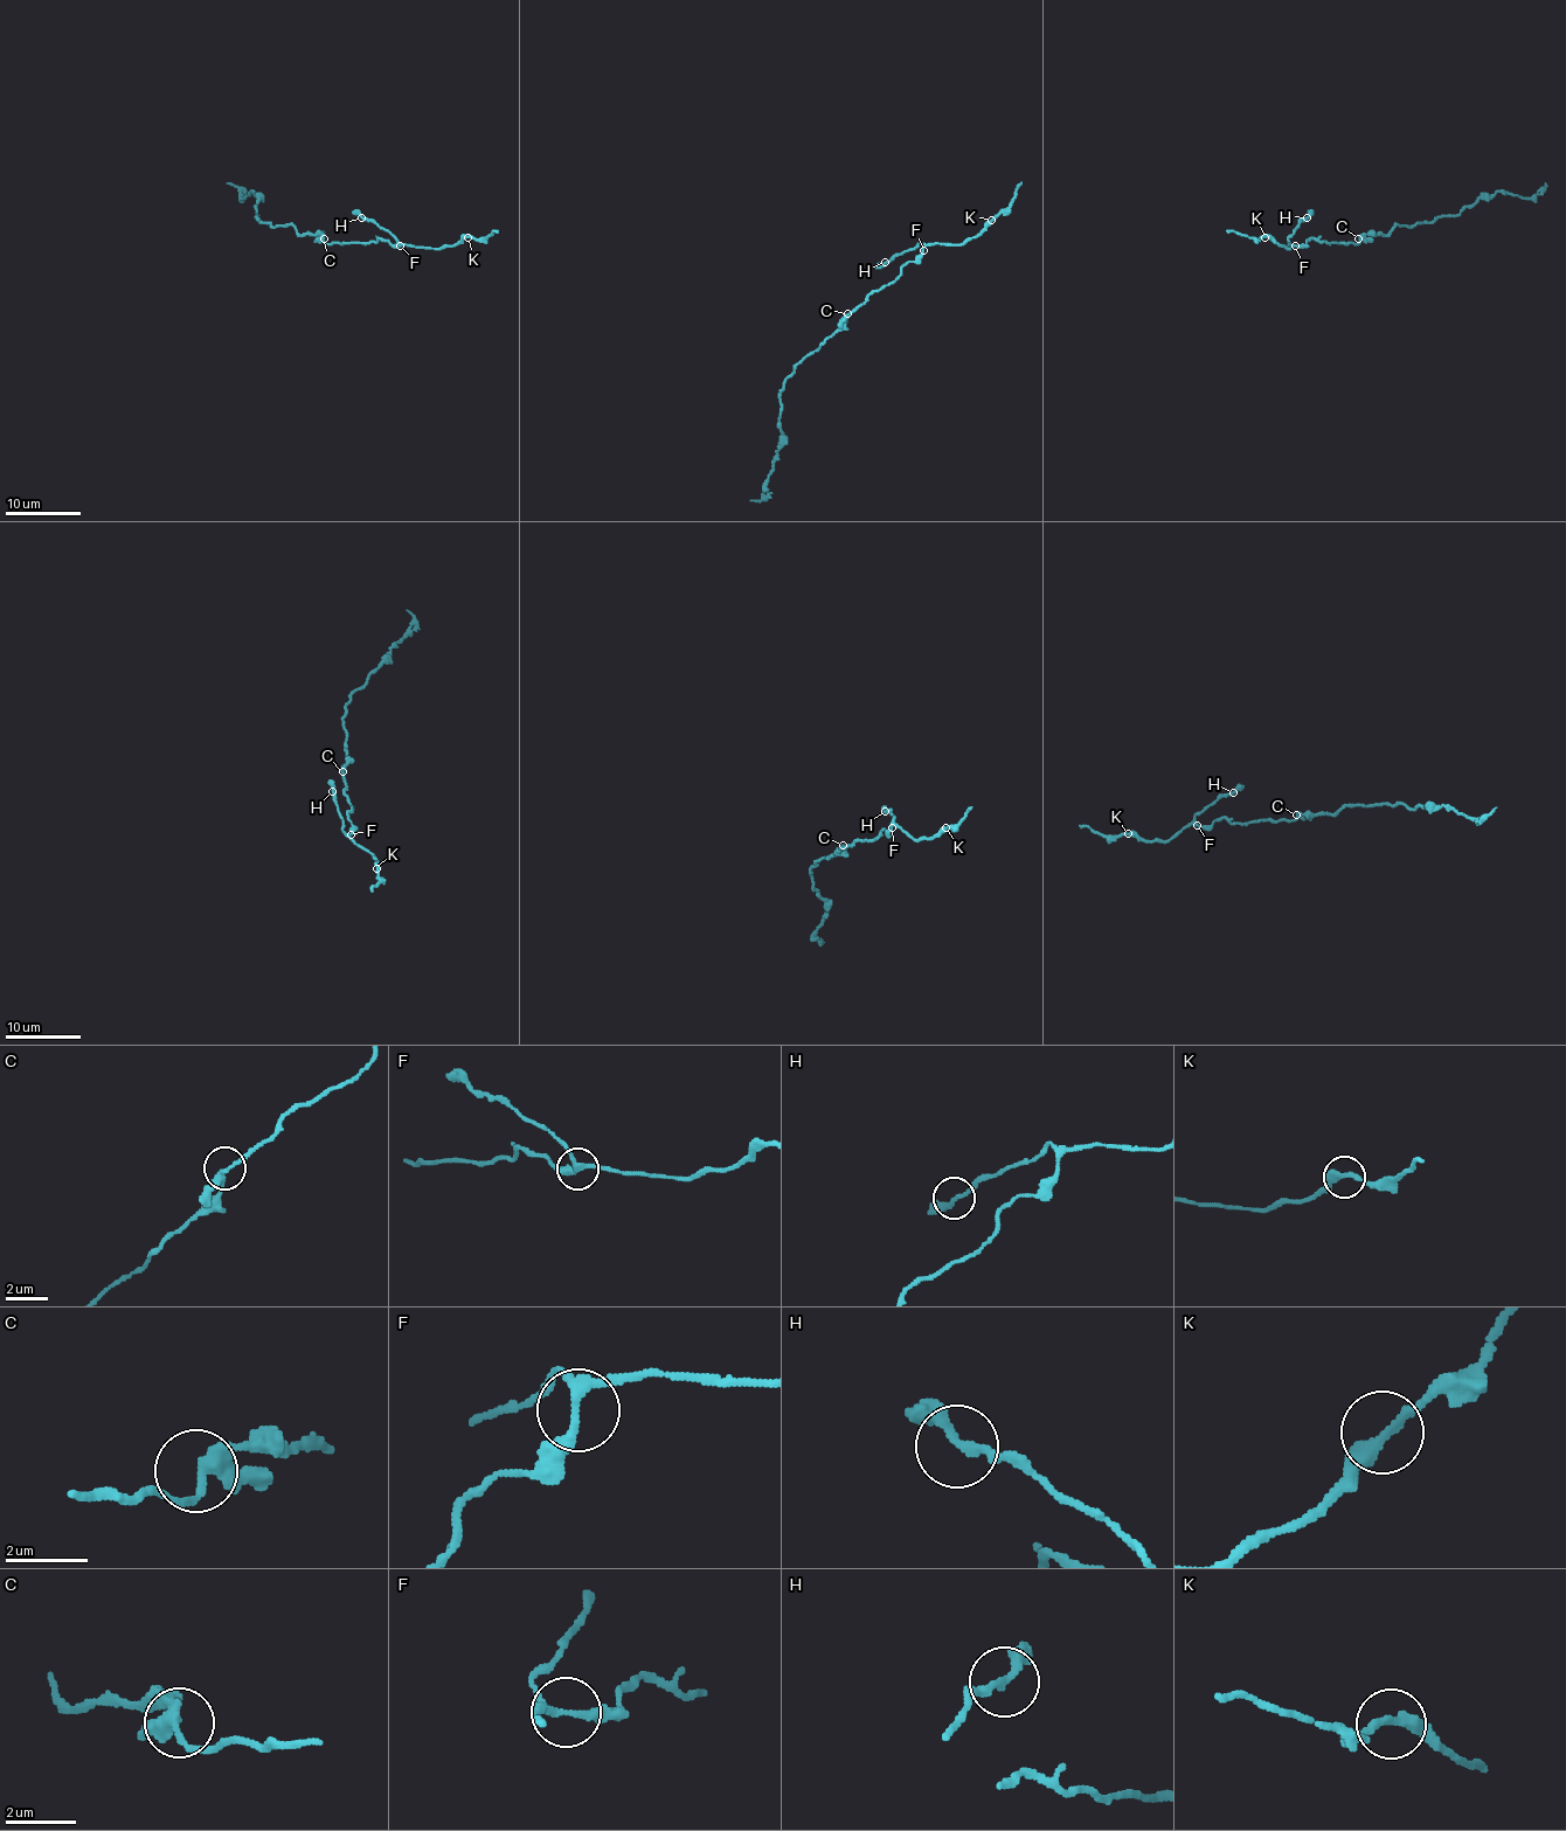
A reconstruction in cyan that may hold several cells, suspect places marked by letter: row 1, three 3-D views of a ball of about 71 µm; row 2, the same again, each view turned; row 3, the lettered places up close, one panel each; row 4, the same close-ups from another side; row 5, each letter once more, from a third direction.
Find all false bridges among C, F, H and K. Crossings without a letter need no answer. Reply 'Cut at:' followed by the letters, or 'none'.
Cut at: none

